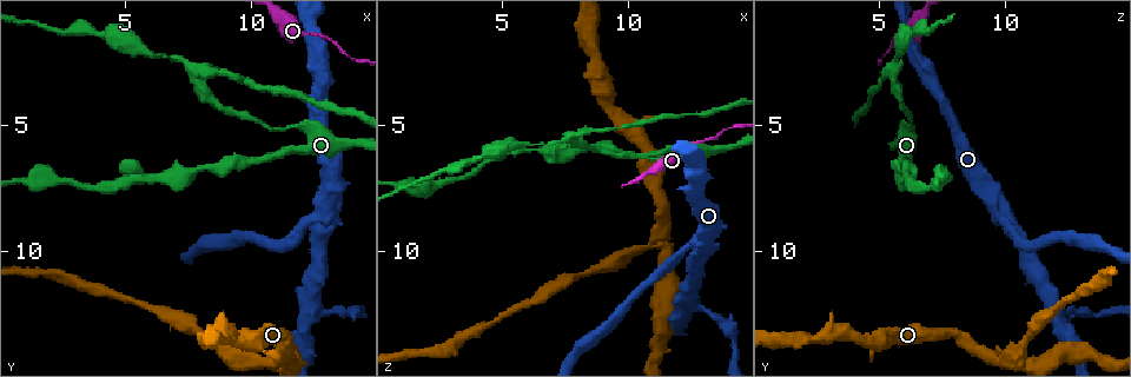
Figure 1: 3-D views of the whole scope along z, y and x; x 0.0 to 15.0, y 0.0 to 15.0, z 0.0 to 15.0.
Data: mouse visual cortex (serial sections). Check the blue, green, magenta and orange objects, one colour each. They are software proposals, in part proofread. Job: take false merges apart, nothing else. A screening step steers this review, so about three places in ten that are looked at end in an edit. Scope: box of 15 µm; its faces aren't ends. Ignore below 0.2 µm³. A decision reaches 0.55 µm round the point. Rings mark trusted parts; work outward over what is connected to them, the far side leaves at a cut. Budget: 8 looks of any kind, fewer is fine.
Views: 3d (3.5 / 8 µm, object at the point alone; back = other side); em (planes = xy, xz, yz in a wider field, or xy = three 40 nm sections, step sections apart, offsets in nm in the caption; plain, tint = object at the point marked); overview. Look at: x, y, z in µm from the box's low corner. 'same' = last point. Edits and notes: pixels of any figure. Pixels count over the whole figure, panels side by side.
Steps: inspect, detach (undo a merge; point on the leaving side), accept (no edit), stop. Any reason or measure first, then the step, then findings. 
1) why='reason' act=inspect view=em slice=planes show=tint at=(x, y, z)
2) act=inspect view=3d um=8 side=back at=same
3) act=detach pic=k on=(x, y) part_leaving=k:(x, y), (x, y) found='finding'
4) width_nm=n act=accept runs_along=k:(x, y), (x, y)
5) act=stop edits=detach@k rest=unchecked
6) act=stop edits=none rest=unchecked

why='three-way junction' act=inspect view=3d um=8 at=(11.1, 14.4, 9.6)

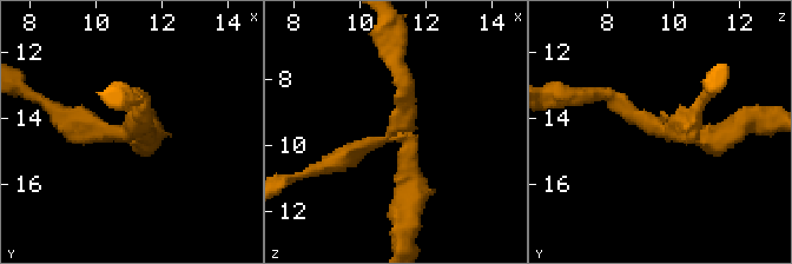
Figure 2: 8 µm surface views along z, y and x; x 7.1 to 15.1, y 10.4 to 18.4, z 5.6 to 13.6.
why='zoom in' act=inspect view=3d um=3.5 at=(11.1, 14.3, 9.6)

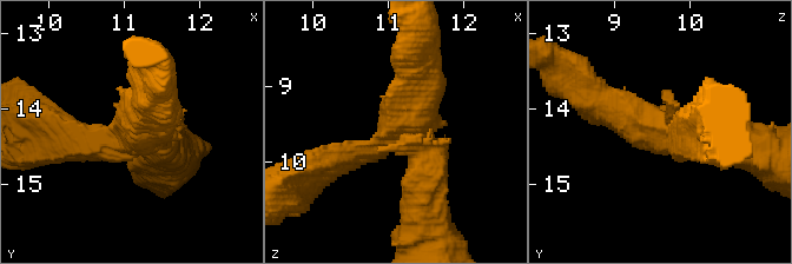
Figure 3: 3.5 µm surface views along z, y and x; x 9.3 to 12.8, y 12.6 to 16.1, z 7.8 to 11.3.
act=inspect view=em slice=xy step=5 show=tint at=(11.15, 14.35, 9.55)

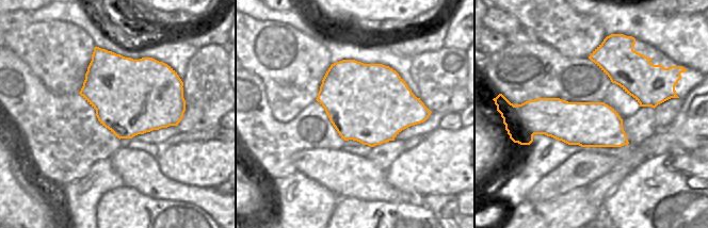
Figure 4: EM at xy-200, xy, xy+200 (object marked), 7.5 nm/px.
act=detach pic=3 on=(48, 117) part_leaving=3:(118, 140), (31, 140) found='a second cell is stuck on'

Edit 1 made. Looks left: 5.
why='see it whole again' act=inspect view=overview

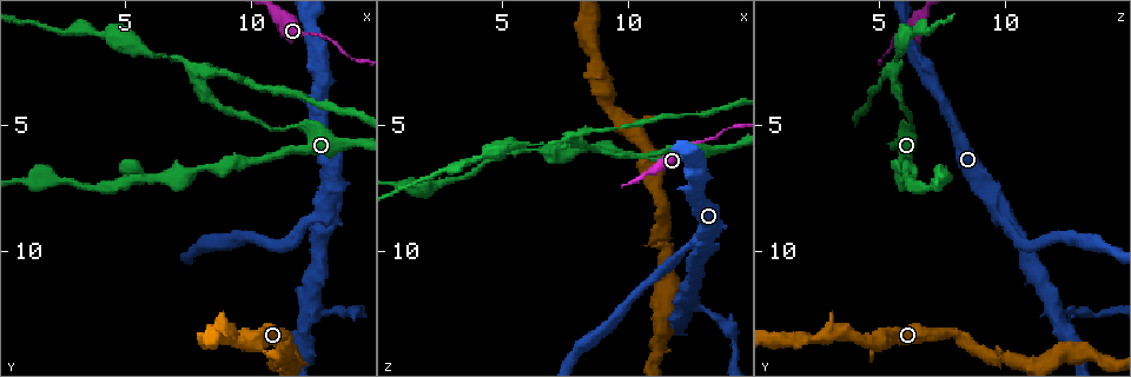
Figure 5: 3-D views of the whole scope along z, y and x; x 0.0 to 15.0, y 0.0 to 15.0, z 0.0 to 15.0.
act=inspect view=3d um=3.5 at=(12.9, 8.5, 9.6)

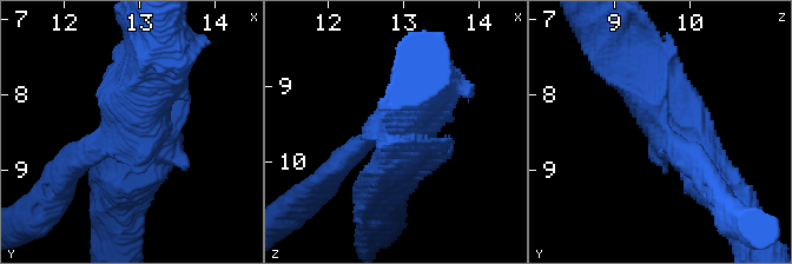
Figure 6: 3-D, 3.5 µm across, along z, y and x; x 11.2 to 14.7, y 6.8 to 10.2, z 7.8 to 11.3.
why='now the EM' act=inspect view=em slice=xy step=2 show=plain at=(12.85, 8.40, 9.55)

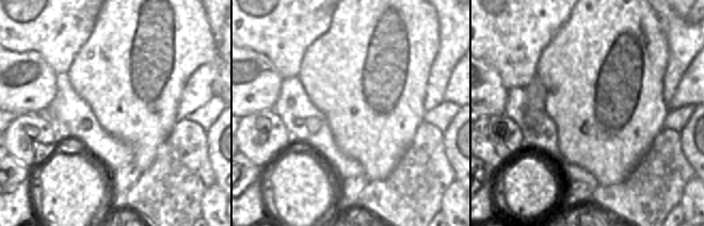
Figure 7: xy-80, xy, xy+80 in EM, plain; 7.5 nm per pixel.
why='where the object lies' act=inspect view=em slice=xy step=2 show=tint at=same

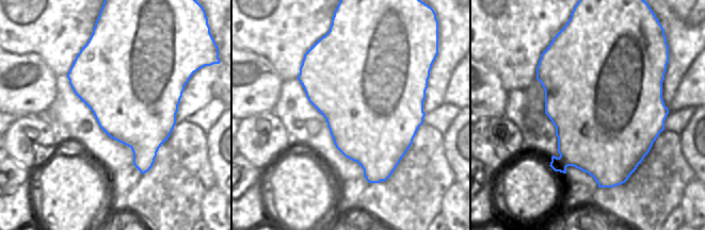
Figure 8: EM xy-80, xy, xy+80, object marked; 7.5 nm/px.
act=detach pic=6 on=(338, 166) part_leaving=6:(116, 133), (65, 170), (51, 202) found='a second cell is stuck on'

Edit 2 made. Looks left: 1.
act=stop edits=detach@3,detach@6 rest=unchecked

